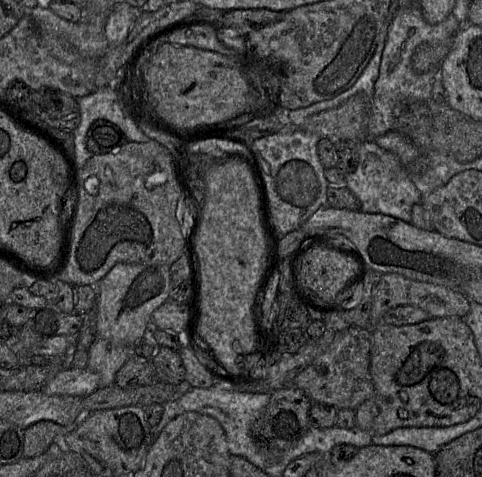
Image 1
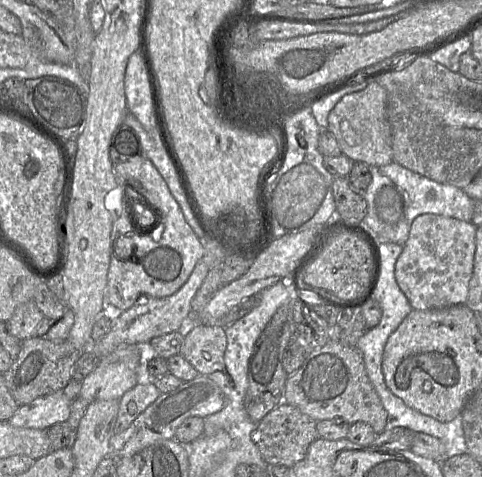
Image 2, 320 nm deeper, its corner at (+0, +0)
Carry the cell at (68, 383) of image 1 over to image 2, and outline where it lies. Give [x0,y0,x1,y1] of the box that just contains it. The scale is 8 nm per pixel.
[8,390,71,430]

